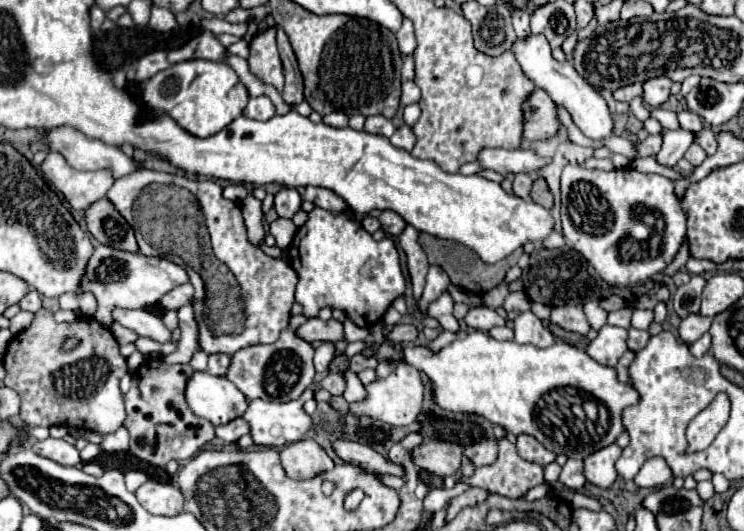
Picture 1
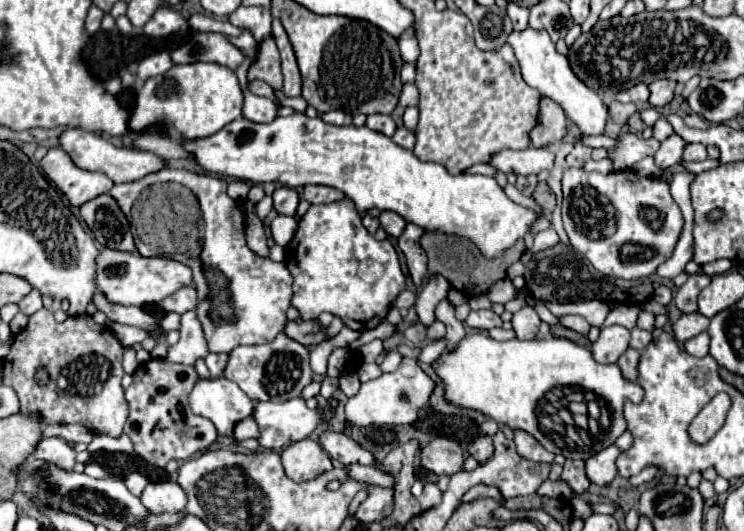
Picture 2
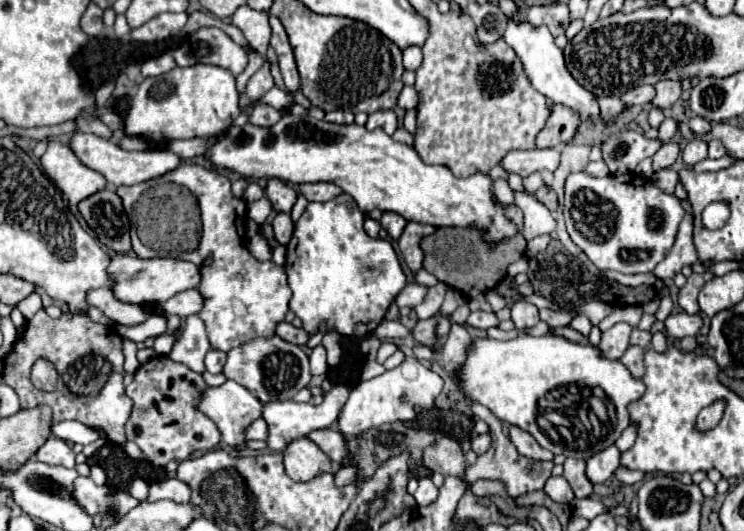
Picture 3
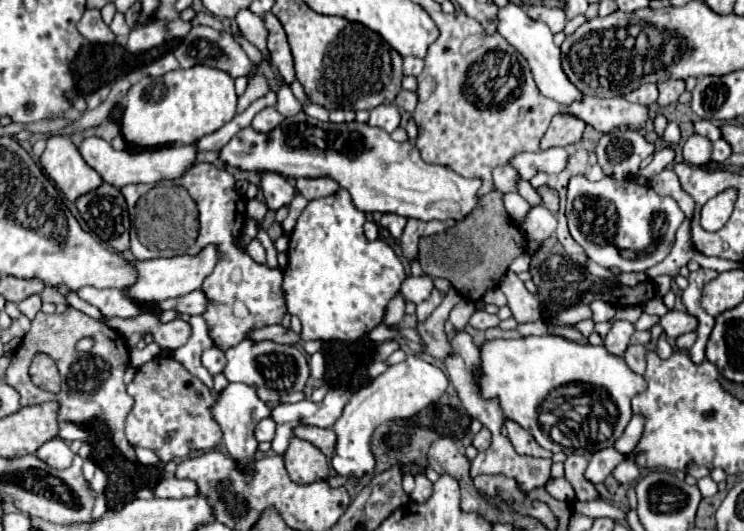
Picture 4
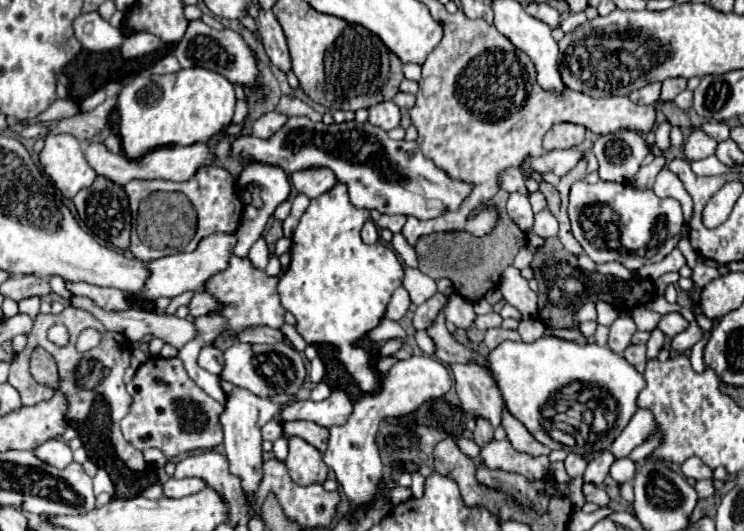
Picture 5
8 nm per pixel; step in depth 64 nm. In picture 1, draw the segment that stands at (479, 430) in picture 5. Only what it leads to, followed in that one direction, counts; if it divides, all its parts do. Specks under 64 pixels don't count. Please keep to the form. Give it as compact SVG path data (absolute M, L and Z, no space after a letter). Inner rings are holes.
M484 440L482 444L472 444L466 446L464 456L474 464L474 466L484 466L484 464L494 464L498 458L498 446L494 440Z

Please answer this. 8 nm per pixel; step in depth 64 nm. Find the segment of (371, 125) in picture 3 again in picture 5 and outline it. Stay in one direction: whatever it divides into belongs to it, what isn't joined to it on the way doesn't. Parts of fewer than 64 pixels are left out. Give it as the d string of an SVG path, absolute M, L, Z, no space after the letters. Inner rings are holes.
M380 102L370 108L368 122L382 130L392 130L400 124L400 110L394 102Z

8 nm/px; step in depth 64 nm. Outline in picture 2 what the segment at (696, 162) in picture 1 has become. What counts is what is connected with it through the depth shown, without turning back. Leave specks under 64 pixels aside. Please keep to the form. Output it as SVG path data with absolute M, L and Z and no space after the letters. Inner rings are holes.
M688 144L688 148L684 150L684 160L694 160L694 162L702 162L706 160L706 146L704 144Z

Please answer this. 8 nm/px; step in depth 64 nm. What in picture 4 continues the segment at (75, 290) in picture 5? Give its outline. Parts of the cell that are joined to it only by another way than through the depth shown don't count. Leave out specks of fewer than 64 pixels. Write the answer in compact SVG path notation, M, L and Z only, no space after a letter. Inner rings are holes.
M80 288L78 296L88 304L100 308L108 318L136 318L140 314L138 306L124 298L120 290L98 290L98 288Z

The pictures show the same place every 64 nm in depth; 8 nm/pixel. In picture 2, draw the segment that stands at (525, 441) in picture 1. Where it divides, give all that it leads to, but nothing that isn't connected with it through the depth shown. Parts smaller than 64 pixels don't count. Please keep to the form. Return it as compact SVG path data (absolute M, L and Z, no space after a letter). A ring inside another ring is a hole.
M514 432L514 444L518 448L518 454L526 460L534 462L554 462L554 454L548 452L534 436L528 432Z

